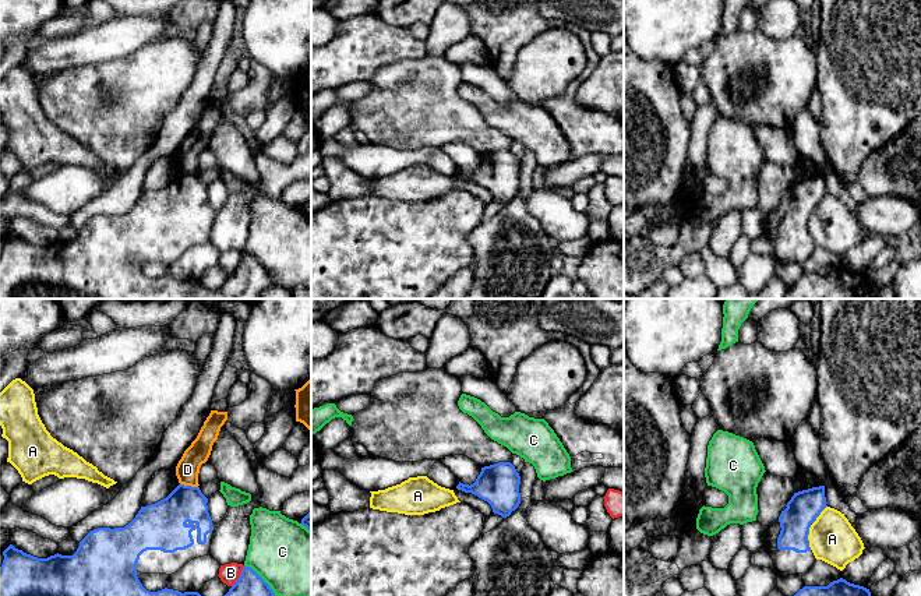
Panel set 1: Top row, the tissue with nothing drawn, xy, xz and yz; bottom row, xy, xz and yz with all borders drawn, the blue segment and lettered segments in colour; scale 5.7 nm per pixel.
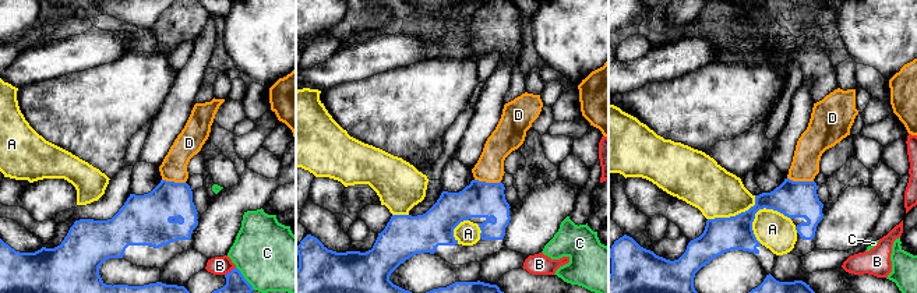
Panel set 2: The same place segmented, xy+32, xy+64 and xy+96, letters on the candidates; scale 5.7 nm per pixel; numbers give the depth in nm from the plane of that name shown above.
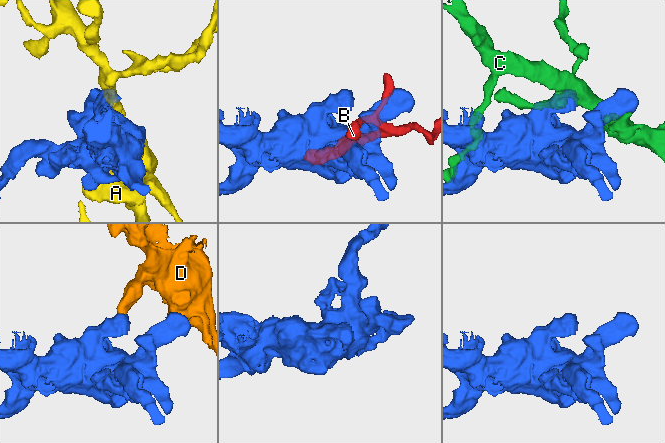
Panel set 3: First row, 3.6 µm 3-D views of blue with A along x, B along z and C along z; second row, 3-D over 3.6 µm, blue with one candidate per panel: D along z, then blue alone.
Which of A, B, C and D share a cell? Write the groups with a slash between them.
A / B / C / D

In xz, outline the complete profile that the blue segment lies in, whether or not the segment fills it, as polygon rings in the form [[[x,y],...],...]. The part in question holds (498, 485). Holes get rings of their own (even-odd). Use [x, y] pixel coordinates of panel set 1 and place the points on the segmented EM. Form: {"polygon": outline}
{"polygon": [[[498,462],[481,468],[473,484],[459,482],[456,489],[487,501],[494,514],[507,518],[521,504],[519,484],[521,476],[515,466],[511,462]]]}

